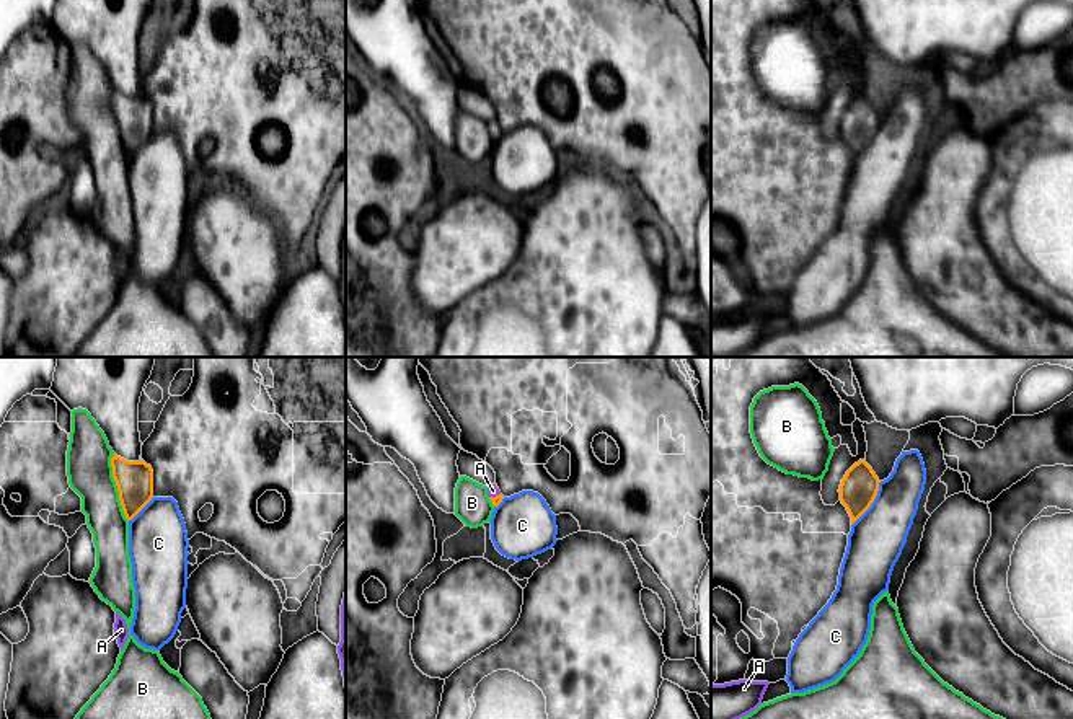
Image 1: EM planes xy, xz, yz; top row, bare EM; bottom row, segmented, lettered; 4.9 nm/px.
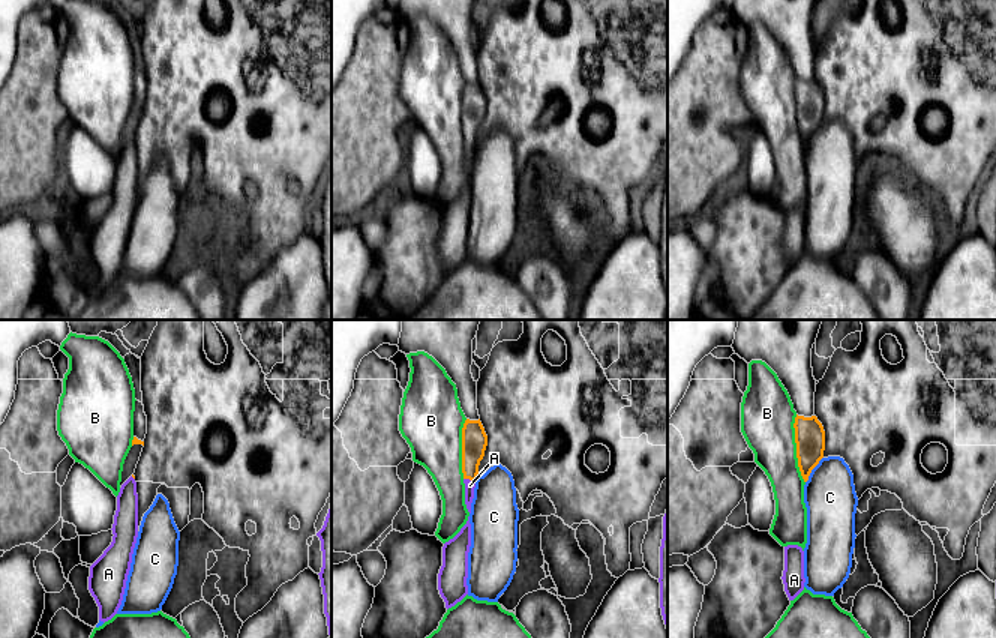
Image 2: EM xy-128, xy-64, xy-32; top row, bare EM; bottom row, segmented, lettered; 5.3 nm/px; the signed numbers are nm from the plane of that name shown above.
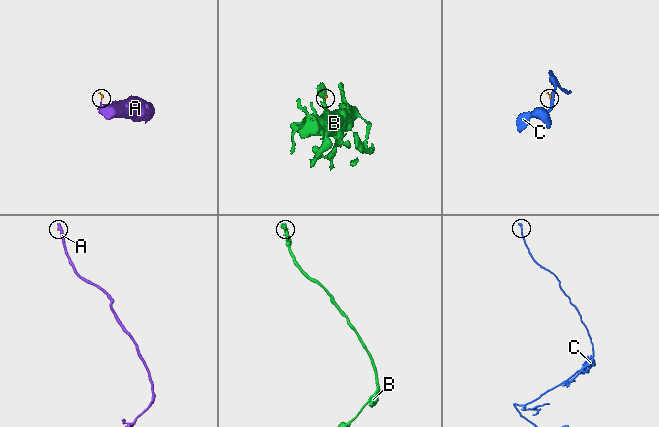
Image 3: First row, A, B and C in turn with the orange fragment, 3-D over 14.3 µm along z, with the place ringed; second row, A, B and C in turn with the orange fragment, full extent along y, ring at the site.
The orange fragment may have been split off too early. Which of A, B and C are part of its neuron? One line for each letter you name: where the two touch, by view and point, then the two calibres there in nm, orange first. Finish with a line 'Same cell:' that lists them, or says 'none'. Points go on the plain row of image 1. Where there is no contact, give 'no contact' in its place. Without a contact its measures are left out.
A: meets orange in xz at (496, 131); 50 nm thick on the orange side, 60 nm on the other
Same cell: A

